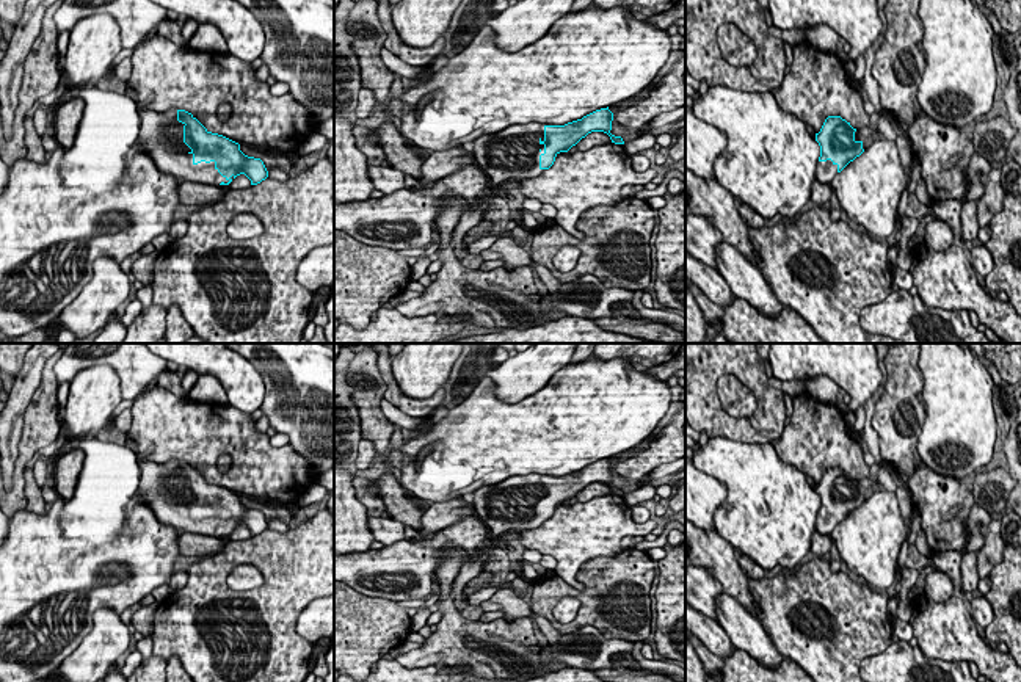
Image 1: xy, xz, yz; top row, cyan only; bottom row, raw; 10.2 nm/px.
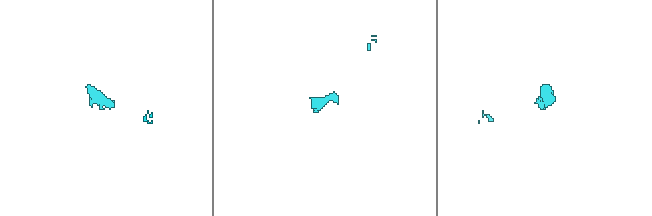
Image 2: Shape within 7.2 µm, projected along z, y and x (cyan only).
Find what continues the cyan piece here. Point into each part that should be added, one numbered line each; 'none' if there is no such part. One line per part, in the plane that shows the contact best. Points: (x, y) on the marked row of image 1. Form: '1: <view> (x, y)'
1: xy (160, 137)

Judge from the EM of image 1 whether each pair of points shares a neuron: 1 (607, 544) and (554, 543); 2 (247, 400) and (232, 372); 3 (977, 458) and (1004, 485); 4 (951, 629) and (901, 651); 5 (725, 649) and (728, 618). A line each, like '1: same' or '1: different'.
1: same
2: same
3: different
4: different
5: different

